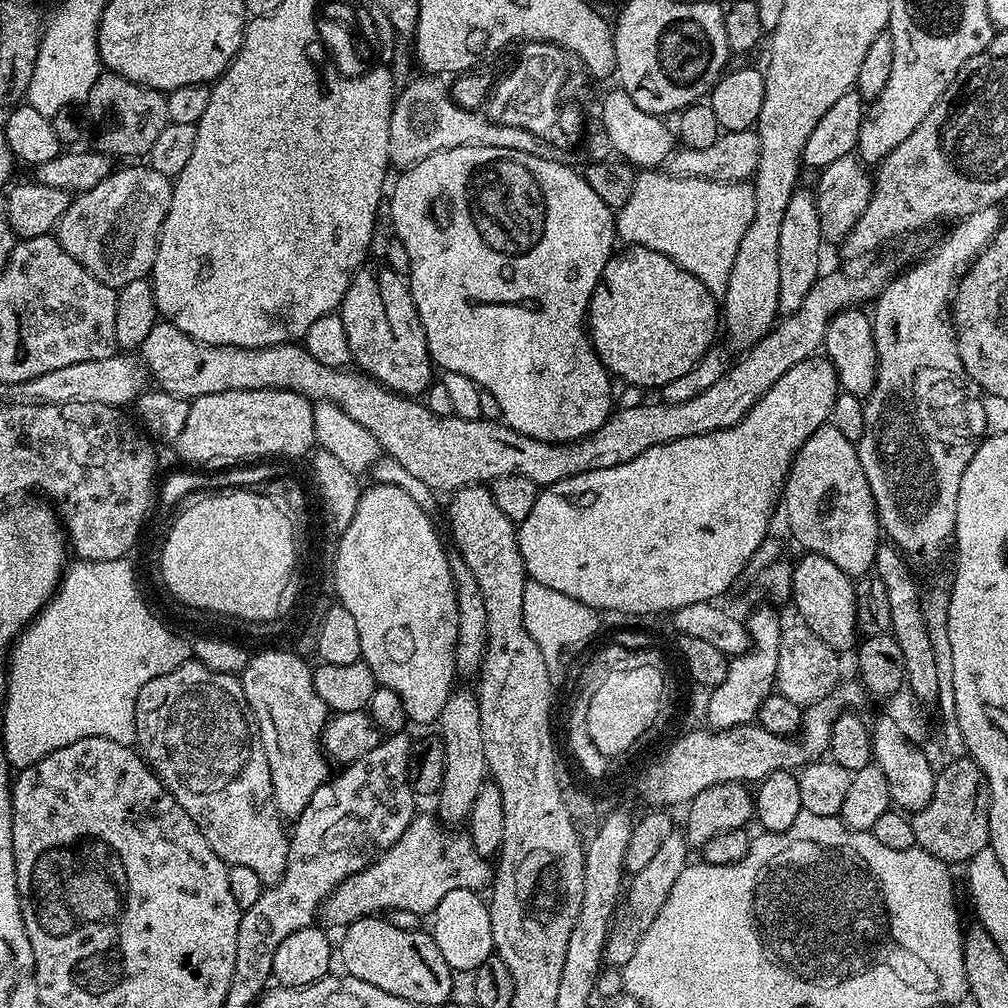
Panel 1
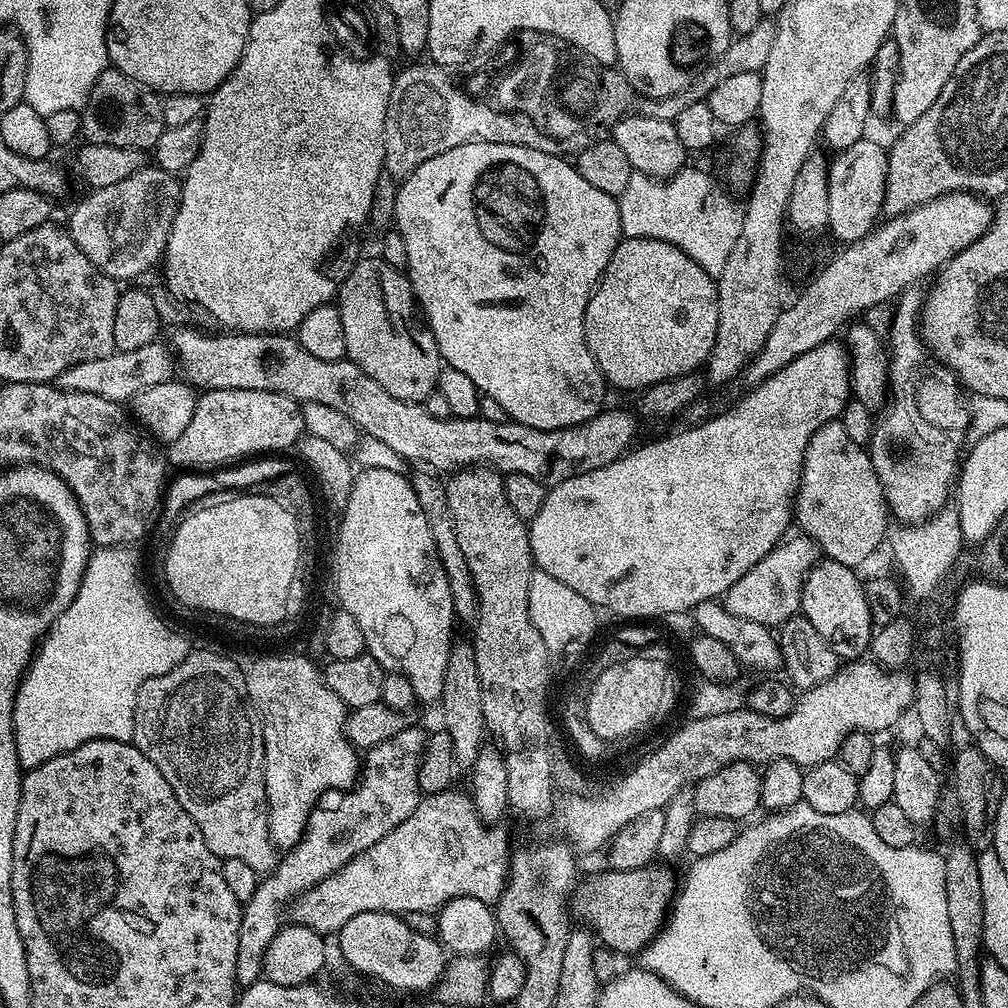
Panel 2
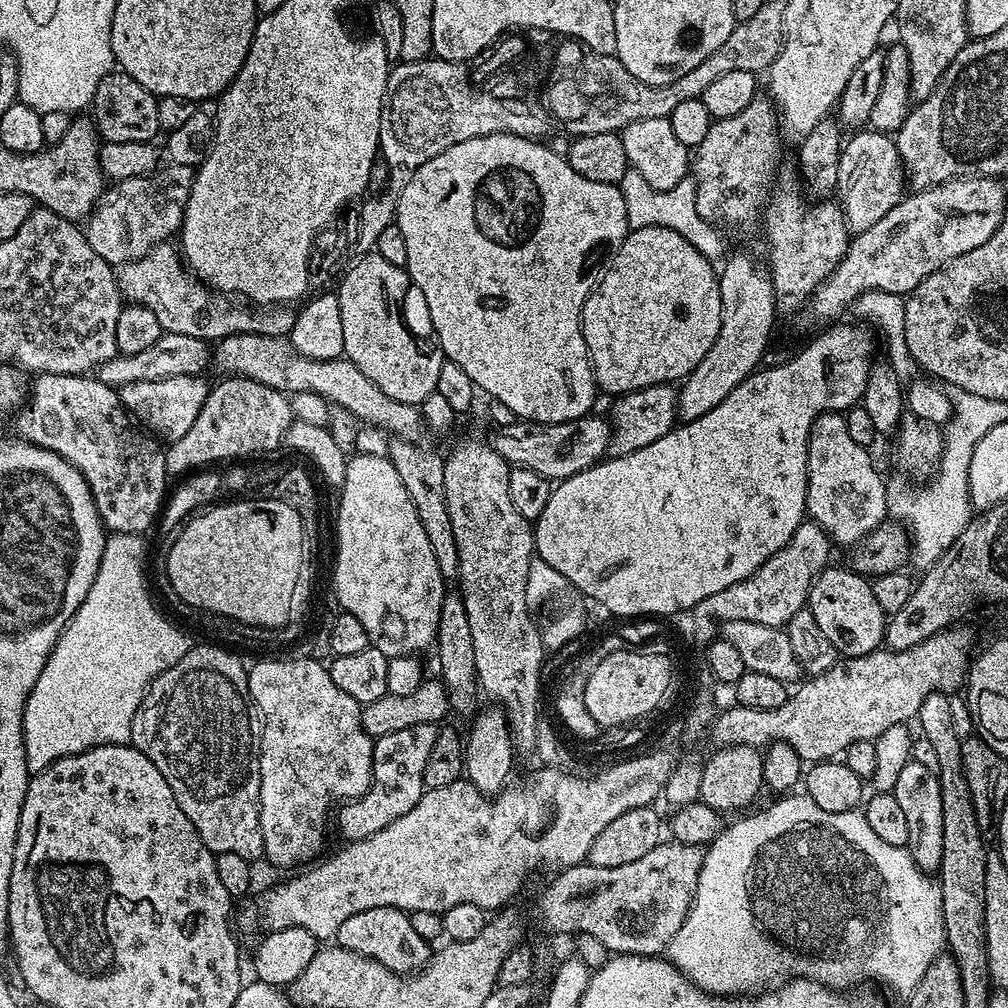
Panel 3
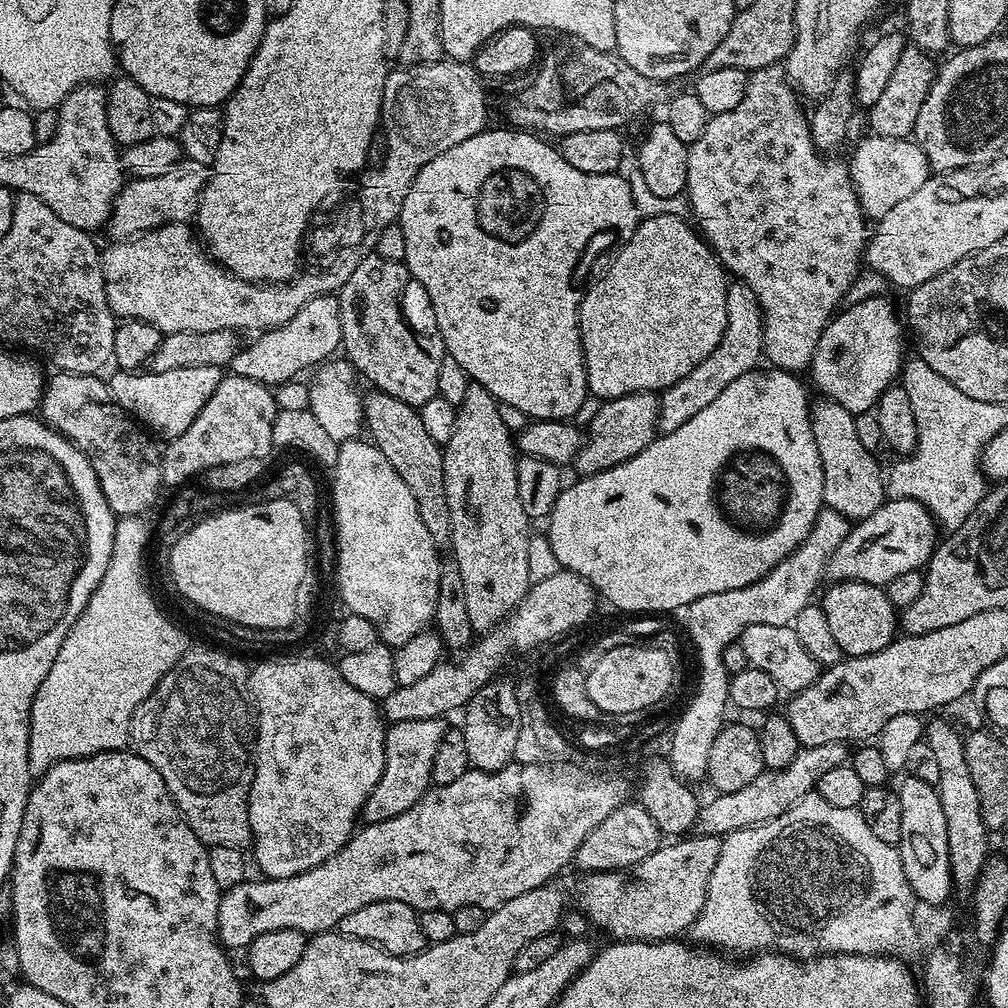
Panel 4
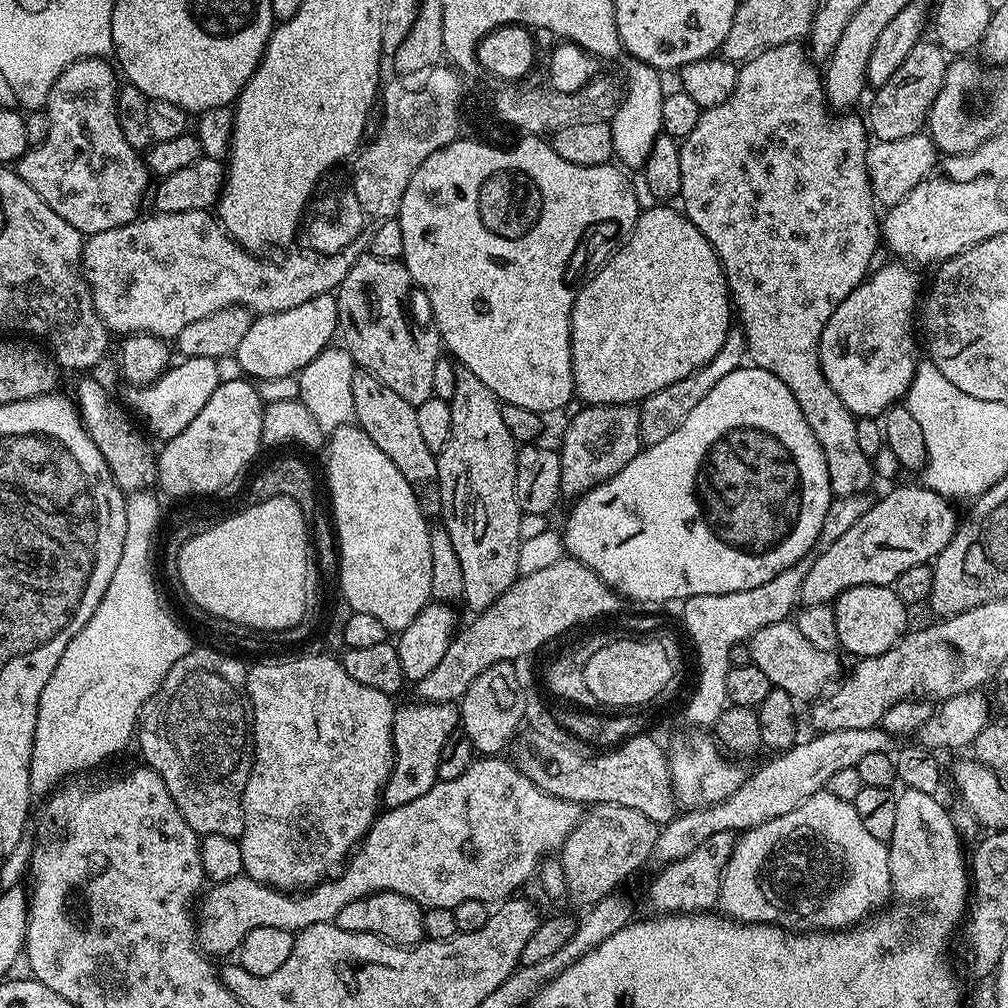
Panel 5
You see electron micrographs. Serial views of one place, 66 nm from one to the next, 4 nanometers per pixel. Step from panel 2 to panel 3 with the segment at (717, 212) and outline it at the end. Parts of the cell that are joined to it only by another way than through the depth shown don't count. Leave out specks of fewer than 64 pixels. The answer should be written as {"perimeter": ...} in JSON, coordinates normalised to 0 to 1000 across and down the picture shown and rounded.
{"perimeter":[[[625,165],[615,183],[621,199],[622,218],[626,227],[641,224],[657,224],[667,227],[671,231],[677,232],[702,258],[708,260],[717,255],[717,231],[692,212],[690,183],[688,178],[678,179],[669,185],[668,188],[652,189],[641,181],[633,169],[629,169]]]}

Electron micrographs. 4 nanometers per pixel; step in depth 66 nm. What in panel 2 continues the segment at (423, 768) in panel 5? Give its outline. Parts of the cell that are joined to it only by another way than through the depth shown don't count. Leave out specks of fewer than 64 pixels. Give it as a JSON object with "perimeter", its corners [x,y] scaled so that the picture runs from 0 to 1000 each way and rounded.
{"perimeter":[[[413,720],[383,732],[375,740],[364,743],[359,765],[352,779],[344,784],[321,786],[313,794],[302,820],[302,829],[277,850],[269,867],[263,868],[252,883],[252,891],[240,898],[236,919],[234,947],[235,977],[245,978],[262,967],[264,938],[279,921],[278,900],[289,898],[301,885],[347,856],[359,843],[367,843],[371,835],[379,835],[391,819],[399,819],[419,792],[415,780],[415,760],[421,747],[423,726]]]}

